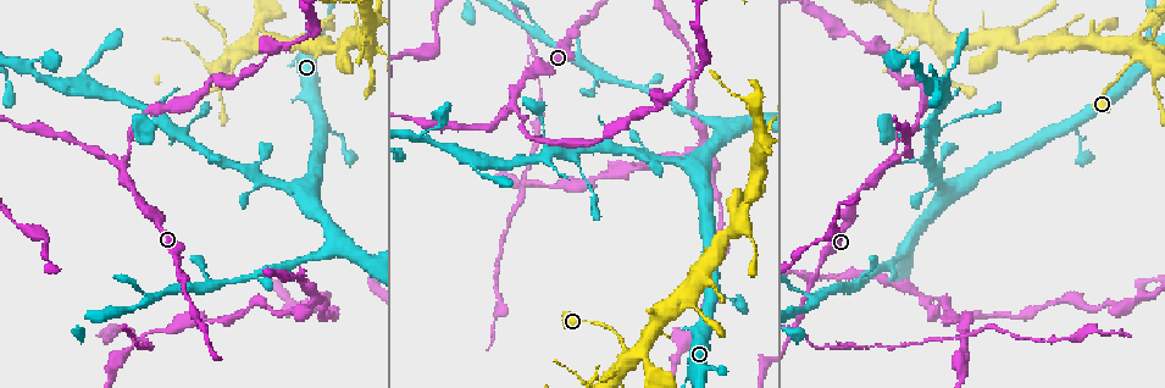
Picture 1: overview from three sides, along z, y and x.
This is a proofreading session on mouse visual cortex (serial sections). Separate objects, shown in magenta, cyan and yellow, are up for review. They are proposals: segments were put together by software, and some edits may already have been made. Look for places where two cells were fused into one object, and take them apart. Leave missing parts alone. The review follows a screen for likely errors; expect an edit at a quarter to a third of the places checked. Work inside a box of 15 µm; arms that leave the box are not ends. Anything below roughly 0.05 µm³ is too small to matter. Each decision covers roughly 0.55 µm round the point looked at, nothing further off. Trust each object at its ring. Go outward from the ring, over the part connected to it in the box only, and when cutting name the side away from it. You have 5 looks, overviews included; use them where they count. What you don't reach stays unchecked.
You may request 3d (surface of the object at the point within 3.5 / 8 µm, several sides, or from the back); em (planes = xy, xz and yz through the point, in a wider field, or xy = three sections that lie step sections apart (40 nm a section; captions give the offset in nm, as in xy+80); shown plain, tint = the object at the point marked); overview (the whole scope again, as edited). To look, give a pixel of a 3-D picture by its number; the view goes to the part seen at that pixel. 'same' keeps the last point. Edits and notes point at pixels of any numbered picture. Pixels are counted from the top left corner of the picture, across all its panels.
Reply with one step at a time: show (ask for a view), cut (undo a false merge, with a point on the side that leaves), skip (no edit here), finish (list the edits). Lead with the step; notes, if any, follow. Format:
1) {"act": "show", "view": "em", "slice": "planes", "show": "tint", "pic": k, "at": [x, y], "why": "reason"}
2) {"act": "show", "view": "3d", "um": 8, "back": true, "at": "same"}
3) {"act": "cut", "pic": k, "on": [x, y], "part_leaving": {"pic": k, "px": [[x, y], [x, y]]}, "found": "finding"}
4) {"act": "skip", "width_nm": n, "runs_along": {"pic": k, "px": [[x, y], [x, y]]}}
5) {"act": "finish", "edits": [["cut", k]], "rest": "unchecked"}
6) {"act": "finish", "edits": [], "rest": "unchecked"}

{"act": "show", "view": "em", "slice": "xy", "step": 5, "show": "tint", "pic": 1, "at": [536, 31], "why": "two arms in line, one across"}

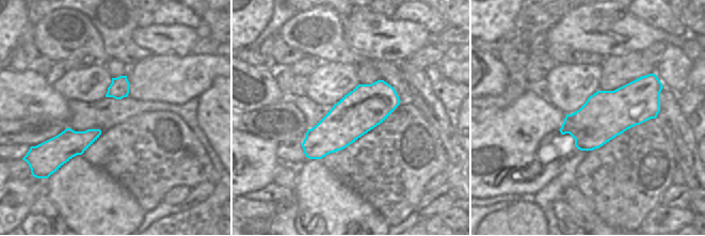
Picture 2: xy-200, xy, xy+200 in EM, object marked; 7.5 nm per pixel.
{"act": "show", "view": "3d", "um": 3.5, "at": "same"}

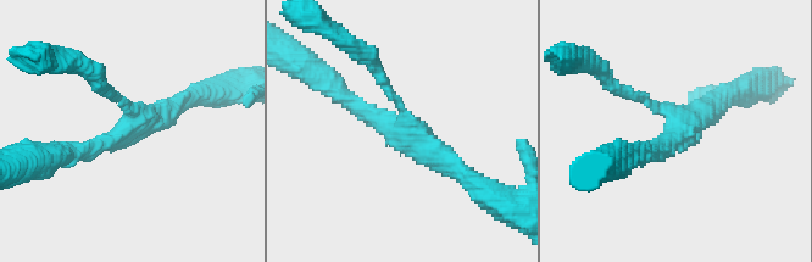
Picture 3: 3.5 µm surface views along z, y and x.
{"act": "skip", "arm_widths_nm": [150, 250, 250], "runs_along": {"pic": 3, "px": [[465, 174], [341, 93]]}, "found": "one cell here"}

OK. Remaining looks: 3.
{"act": "show", "view": "3d", "um": 3.5, "pic": 1, "at": [627, 356], "why": "looks like a crossing"}

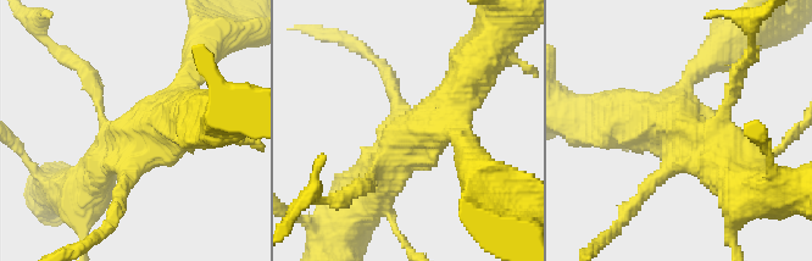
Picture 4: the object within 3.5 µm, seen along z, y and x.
{"act": "show", "view": "em", "slice": "xy", "step": 5, "show": "tint", "pic": 4, "at": [141, 149], "why": "shape alone is not enough"}

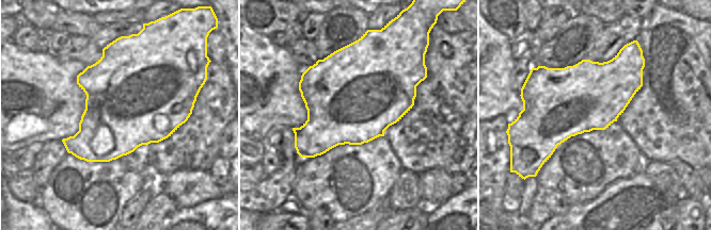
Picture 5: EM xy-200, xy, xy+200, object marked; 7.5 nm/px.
{"act": "skip", "width_nm": 700, "runs_along": {"pic": 4, "px": [[118, 207], [133, 155], [193, 122]]}, "found": "one cell here"}

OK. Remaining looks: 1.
{"act": "finish", "edits": [], "rest": "unchecked"}

